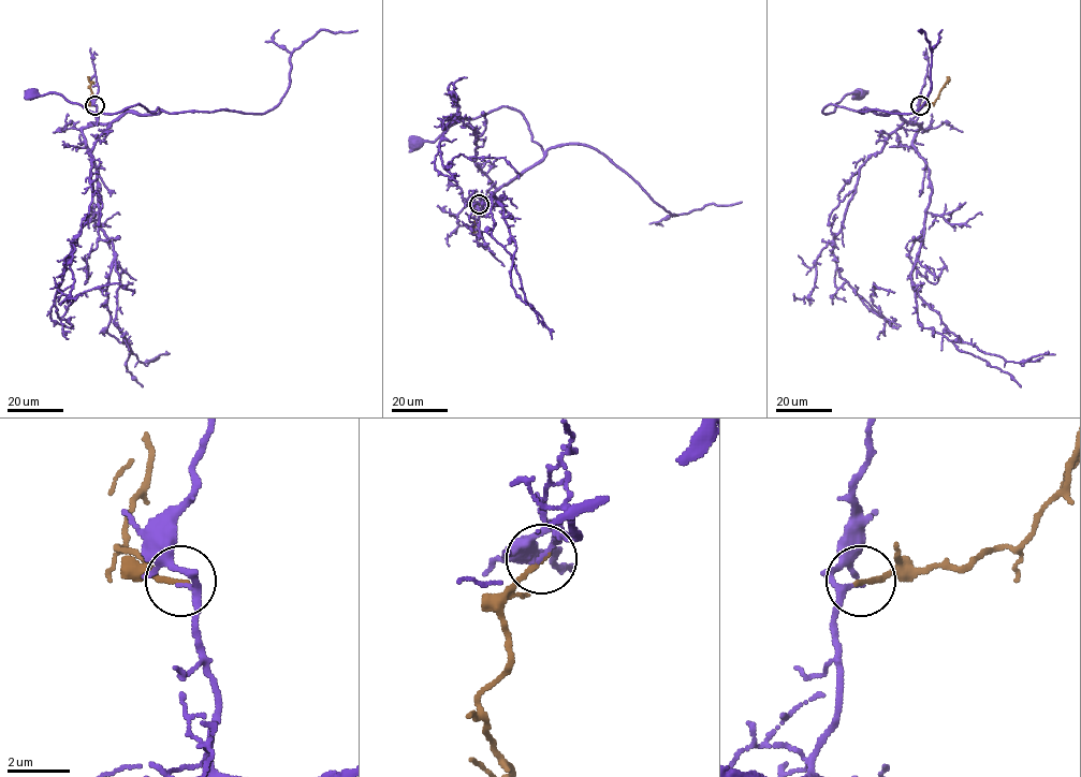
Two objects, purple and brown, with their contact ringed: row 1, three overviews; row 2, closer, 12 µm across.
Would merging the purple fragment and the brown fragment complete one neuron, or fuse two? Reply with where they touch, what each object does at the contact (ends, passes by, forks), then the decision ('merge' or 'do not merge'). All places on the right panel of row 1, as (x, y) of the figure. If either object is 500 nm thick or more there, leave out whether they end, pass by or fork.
place (920, 105); purple passes by; brown ends; merge

